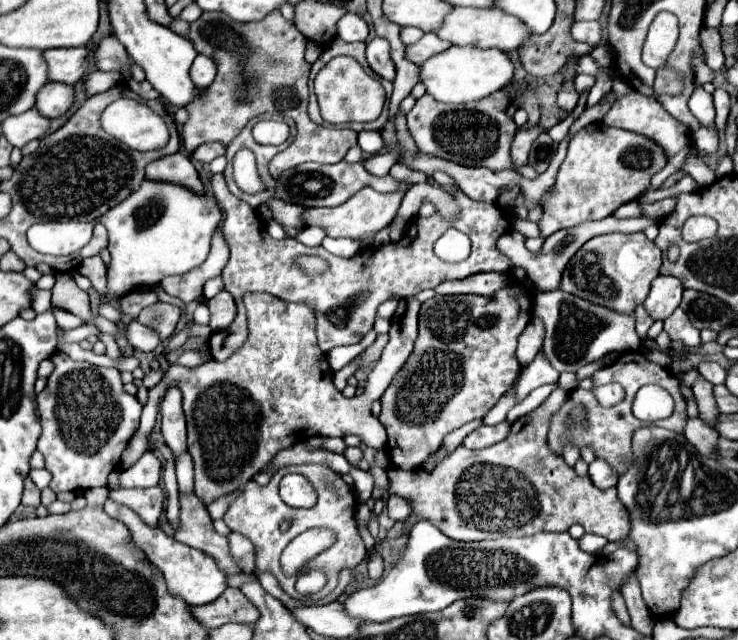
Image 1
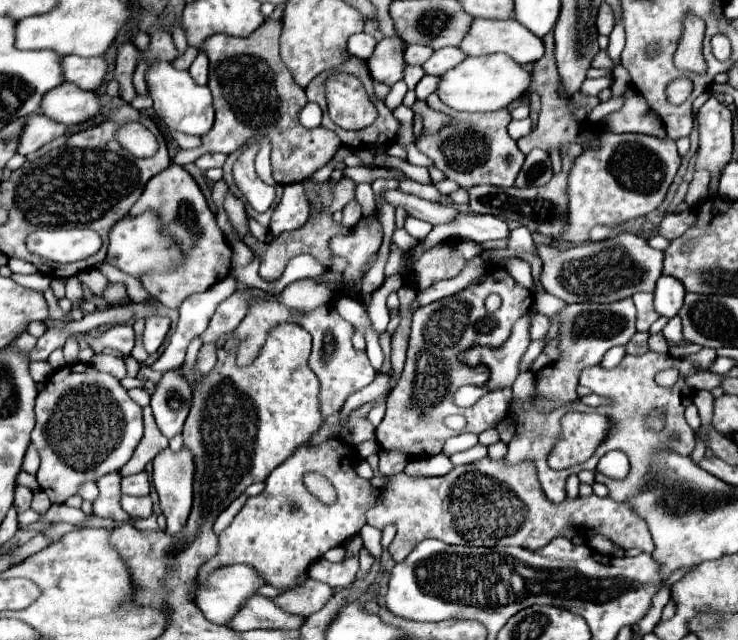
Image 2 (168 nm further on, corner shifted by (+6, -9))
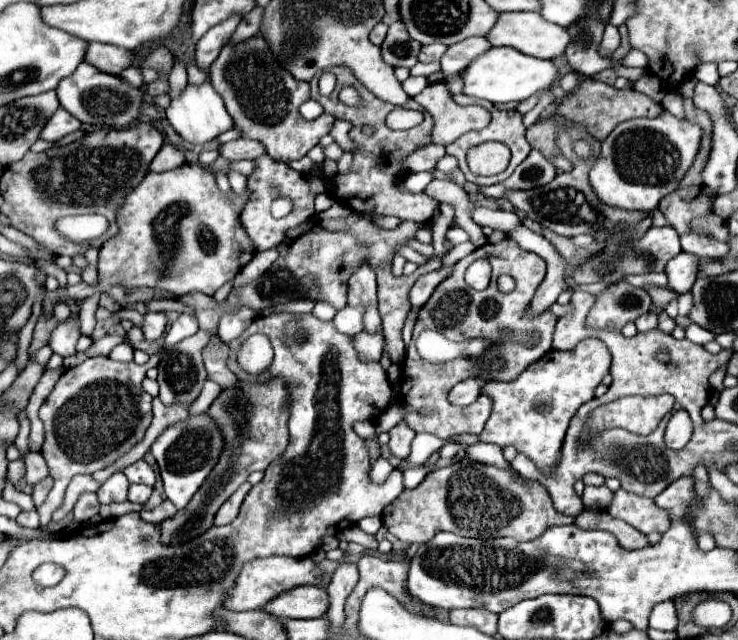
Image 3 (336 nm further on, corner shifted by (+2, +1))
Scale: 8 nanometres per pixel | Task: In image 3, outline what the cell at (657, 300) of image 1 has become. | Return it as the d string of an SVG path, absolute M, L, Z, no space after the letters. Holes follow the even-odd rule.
M680 253L666 265L666 277L668 277L668 289L682 295L688 293L696 281L698 269L696 269L696 255L692 253Z

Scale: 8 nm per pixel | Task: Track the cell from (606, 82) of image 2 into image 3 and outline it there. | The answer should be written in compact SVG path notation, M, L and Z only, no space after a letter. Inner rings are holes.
M630 49L628 55L622 59L624 67L646 67L646 55L642 51Z

